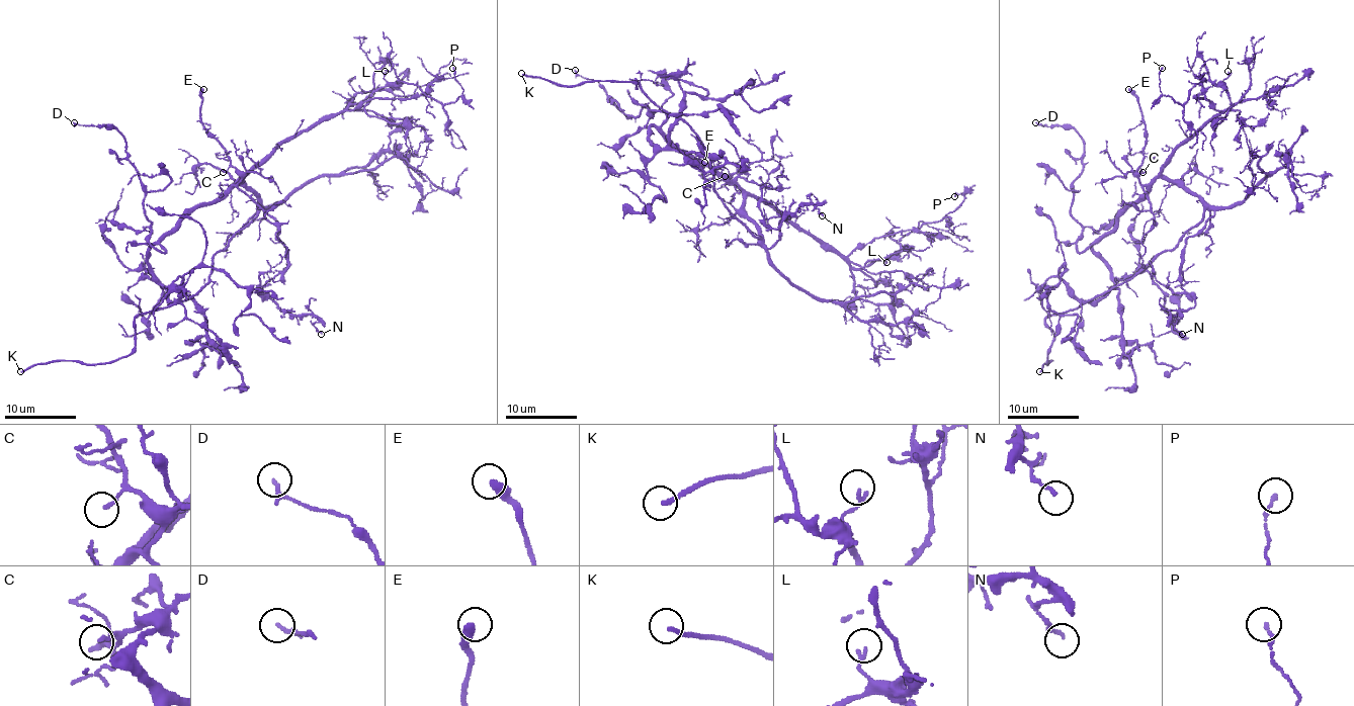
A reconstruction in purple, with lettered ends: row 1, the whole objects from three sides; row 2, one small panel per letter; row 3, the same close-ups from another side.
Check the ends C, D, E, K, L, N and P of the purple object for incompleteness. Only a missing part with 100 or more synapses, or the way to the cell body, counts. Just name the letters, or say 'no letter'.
K

